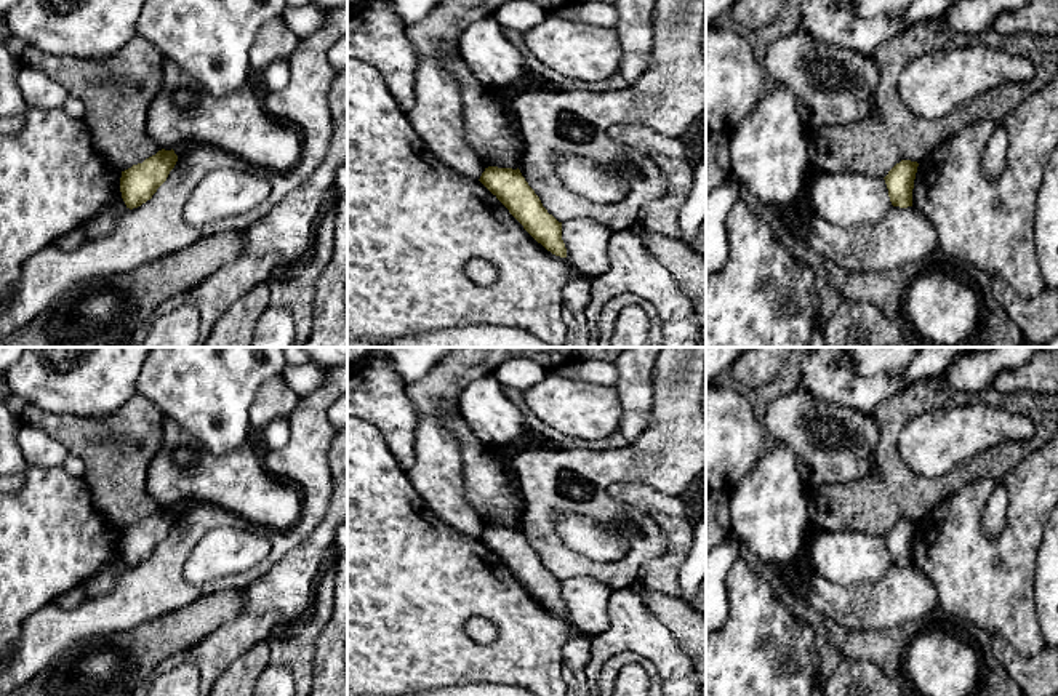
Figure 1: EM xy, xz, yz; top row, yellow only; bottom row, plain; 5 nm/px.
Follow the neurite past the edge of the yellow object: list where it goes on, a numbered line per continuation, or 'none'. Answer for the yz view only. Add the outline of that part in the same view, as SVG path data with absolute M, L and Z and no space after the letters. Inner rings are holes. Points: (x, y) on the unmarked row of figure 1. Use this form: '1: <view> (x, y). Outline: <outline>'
none

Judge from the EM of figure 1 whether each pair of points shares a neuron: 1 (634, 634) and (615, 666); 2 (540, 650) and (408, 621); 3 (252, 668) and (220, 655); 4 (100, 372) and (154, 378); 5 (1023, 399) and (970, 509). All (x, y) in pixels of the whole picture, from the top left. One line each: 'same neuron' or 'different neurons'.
1: different neurons
2: same neuron
3: different neurons
4: different neurons
5: different neurons

